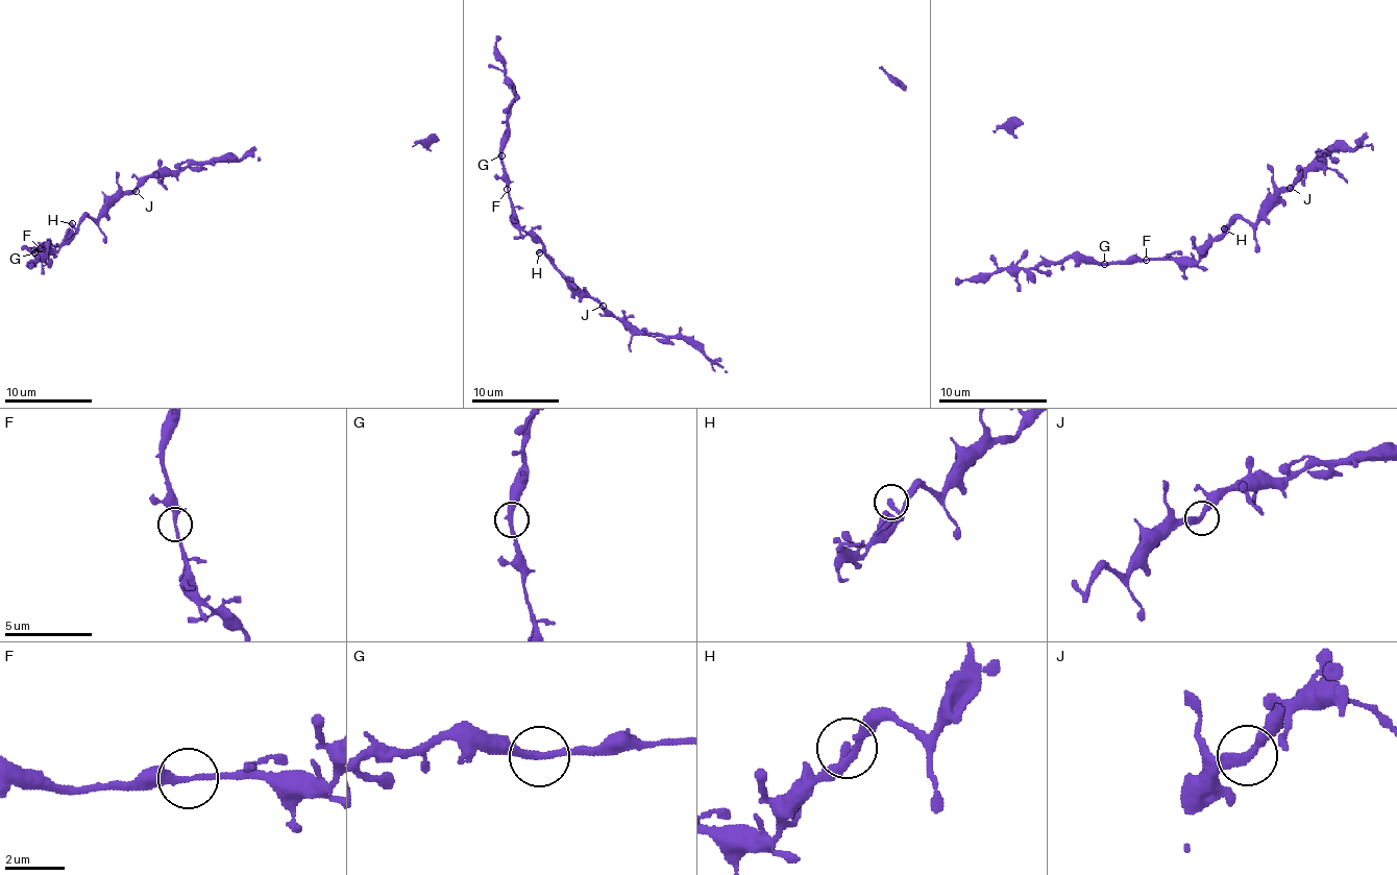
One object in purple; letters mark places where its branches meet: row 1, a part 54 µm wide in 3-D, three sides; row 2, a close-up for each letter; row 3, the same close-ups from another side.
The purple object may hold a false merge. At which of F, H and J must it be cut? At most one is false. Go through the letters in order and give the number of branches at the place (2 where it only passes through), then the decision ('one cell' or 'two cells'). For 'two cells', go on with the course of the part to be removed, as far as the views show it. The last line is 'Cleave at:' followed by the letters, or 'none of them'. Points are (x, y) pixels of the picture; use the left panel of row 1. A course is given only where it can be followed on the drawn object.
F: 2 | one cell
H: 2 | one cell
J: 2 | one cell
Cleave at: none of them

